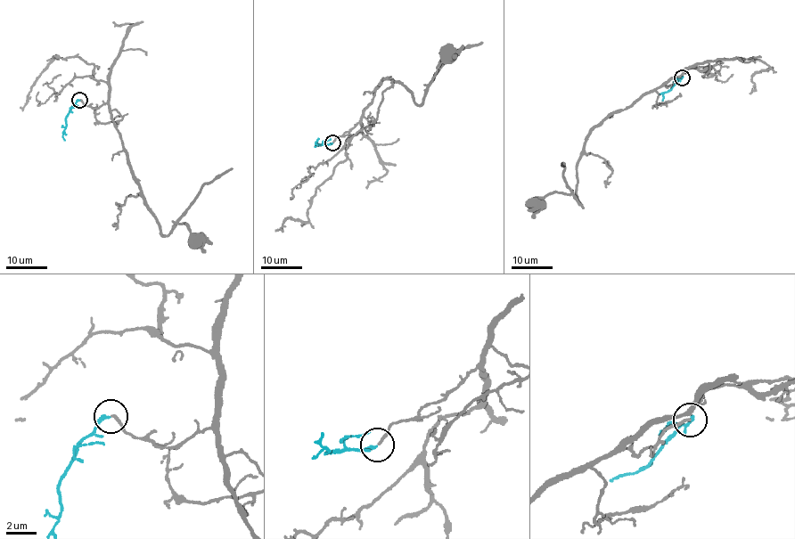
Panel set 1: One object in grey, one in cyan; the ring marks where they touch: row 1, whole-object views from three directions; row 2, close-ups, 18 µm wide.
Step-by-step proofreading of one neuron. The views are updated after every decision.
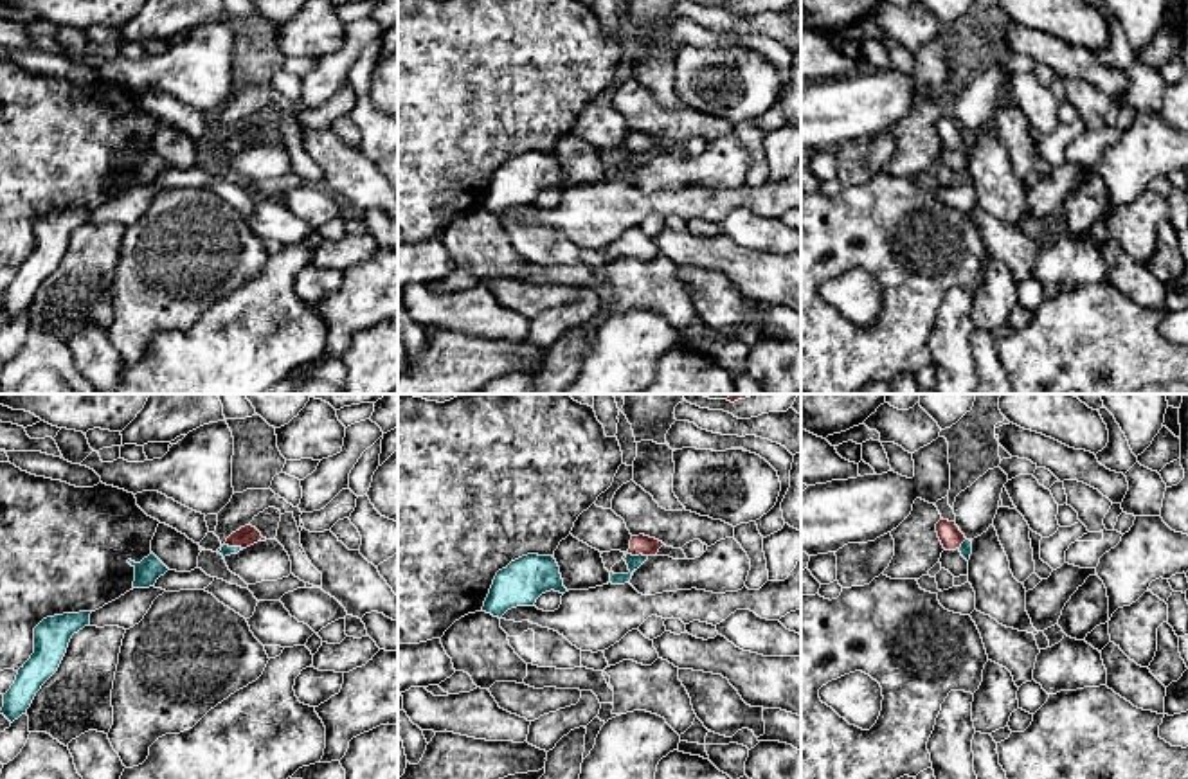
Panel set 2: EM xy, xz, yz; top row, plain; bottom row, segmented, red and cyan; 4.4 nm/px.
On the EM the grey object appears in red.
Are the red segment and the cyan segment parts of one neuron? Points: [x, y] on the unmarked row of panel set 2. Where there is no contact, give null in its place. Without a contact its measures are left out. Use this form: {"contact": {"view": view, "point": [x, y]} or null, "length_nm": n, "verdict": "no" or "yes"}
{"contact": {"view": "xz", "point": [638, 152]}, "length_nm": 100, "verdict": "yes"}

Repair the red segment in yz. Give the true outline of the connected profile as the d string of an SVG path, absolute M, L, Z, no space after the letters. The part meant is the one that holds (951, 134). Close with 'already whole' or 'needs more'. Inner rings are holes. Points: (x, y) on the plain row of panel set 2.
M940 117L936 121L938 135L945 148L959 148L961 153L968 158L972 151L972 139L965 135L956 119Z; needs more

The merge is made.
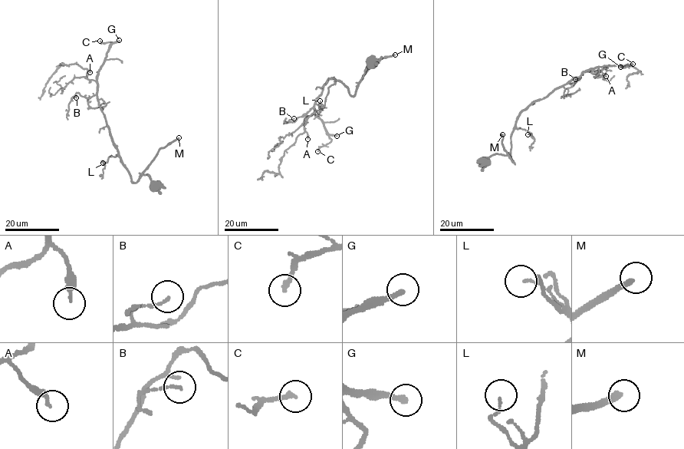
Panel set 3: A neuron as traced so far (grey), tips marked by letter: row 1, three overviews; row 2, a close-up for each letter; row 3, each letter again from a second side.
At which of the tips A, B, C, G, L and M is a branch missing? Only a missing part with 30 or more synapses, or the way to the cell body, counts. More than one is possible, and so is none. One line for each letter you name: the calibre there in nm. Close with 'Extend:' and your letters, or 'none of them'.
C: calibre 190 nm
G: calibre 240 nm
Extend: C, G

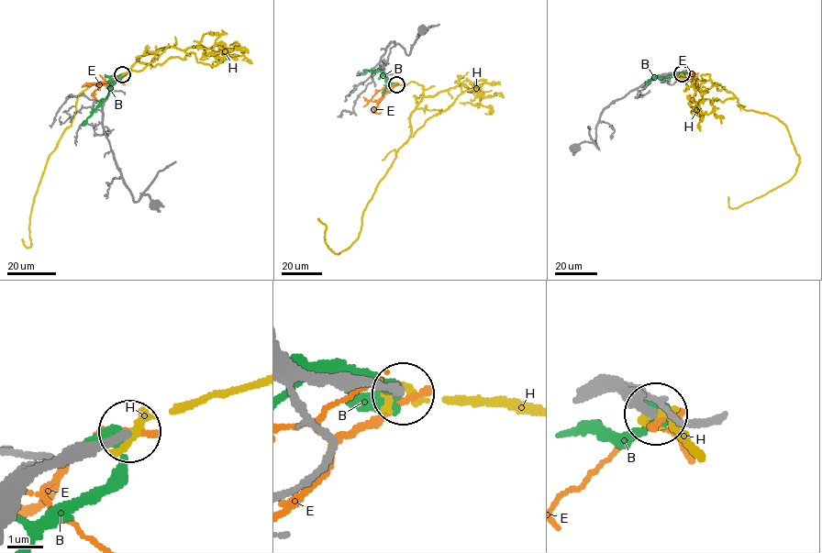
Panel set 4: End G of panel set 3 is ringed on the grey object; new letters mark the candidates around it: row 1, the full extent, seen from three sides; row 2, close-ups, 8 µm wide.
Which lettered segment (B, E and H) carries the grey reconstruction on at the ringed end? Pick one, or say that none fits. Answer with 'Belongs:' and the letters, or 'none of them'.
Belongs: none of them

